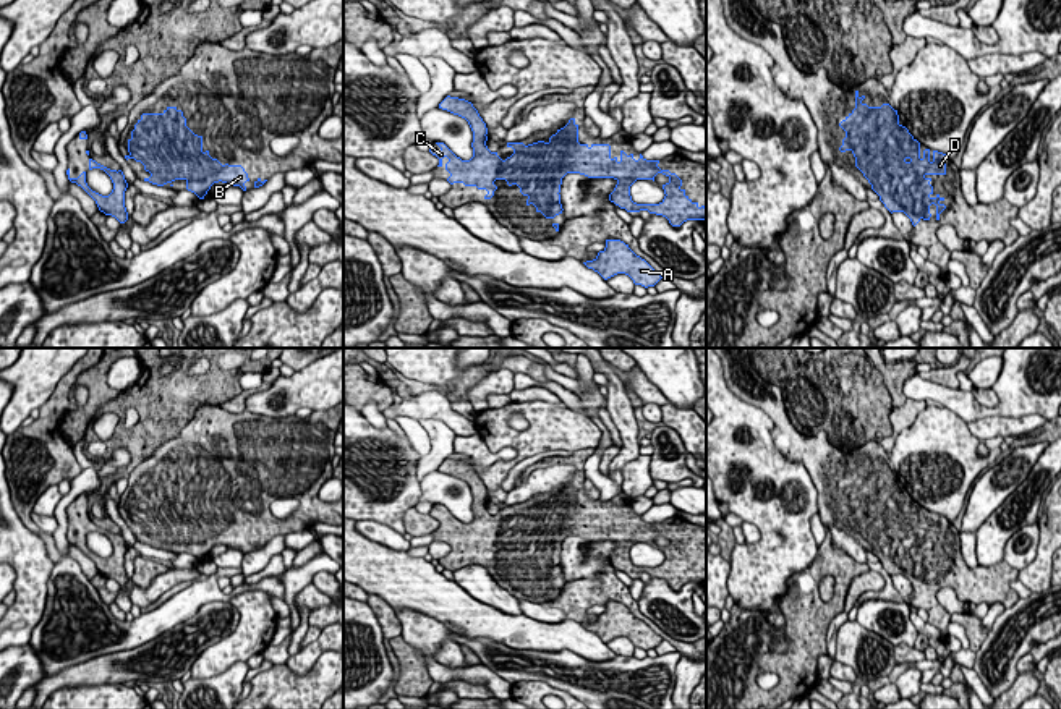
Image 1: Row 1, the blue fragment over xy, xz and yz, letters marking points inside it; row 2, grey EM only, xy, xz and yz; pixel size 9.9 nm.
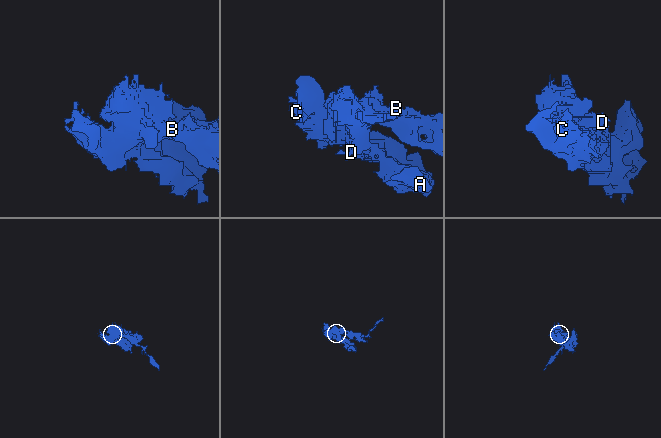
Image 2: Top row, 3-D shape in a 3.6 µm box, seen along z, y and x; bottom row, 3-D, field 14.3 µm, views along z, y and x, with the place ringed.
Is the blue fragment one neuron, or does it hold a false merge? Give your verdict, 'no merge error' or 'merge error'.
merge error

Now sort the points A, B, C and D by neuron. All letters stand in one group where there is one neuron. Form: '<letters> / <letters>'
A C D / B

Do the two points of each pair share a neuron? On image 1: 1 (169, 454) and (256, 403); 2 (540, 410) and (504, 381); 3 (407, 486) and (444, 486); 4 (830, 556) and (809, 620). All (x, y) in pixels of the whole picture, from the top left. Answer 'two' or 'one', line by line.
1: two
2: two
3: two
4: one

